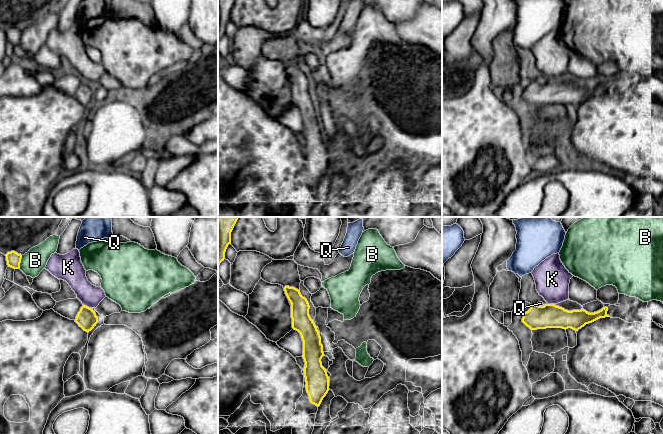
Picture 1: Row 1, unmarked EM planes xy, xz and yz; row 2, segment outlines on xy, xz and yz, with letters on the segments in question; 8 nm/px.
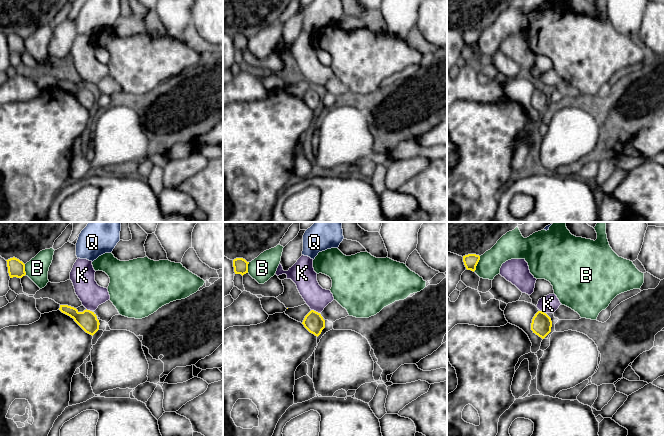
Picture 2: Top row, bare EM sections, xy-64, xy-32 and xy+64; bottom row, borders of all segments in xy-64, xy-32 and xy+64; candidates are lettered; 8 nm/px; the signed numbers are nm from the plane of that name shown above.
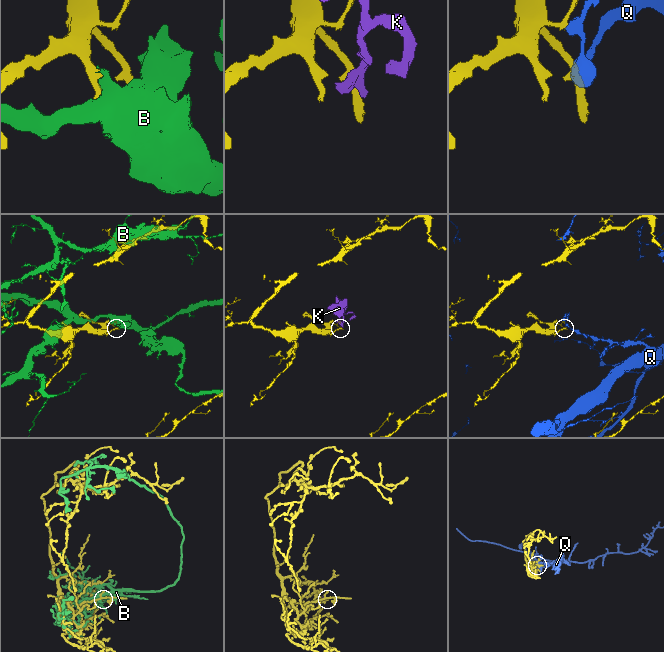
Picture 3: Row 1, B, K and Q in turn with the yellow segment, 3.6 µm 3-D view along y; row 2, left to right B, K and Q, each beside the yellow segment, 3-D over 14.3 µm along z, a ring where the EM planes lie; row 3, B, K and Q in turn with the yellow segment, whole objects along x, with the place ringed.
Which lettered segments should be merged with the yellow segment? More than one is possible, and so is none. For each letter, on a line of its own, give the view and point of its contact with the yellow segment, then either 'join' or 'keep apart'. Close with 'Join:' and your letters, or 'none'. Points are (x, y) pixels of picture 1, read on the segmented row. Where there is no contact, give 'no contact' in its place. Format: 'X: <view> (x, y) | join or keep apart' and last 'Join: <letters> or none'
B: xy (20, 262) | keep apart
K: xy (86, 306) | keep apart
Q: yz (540, 306) | keep apart
Join: none

